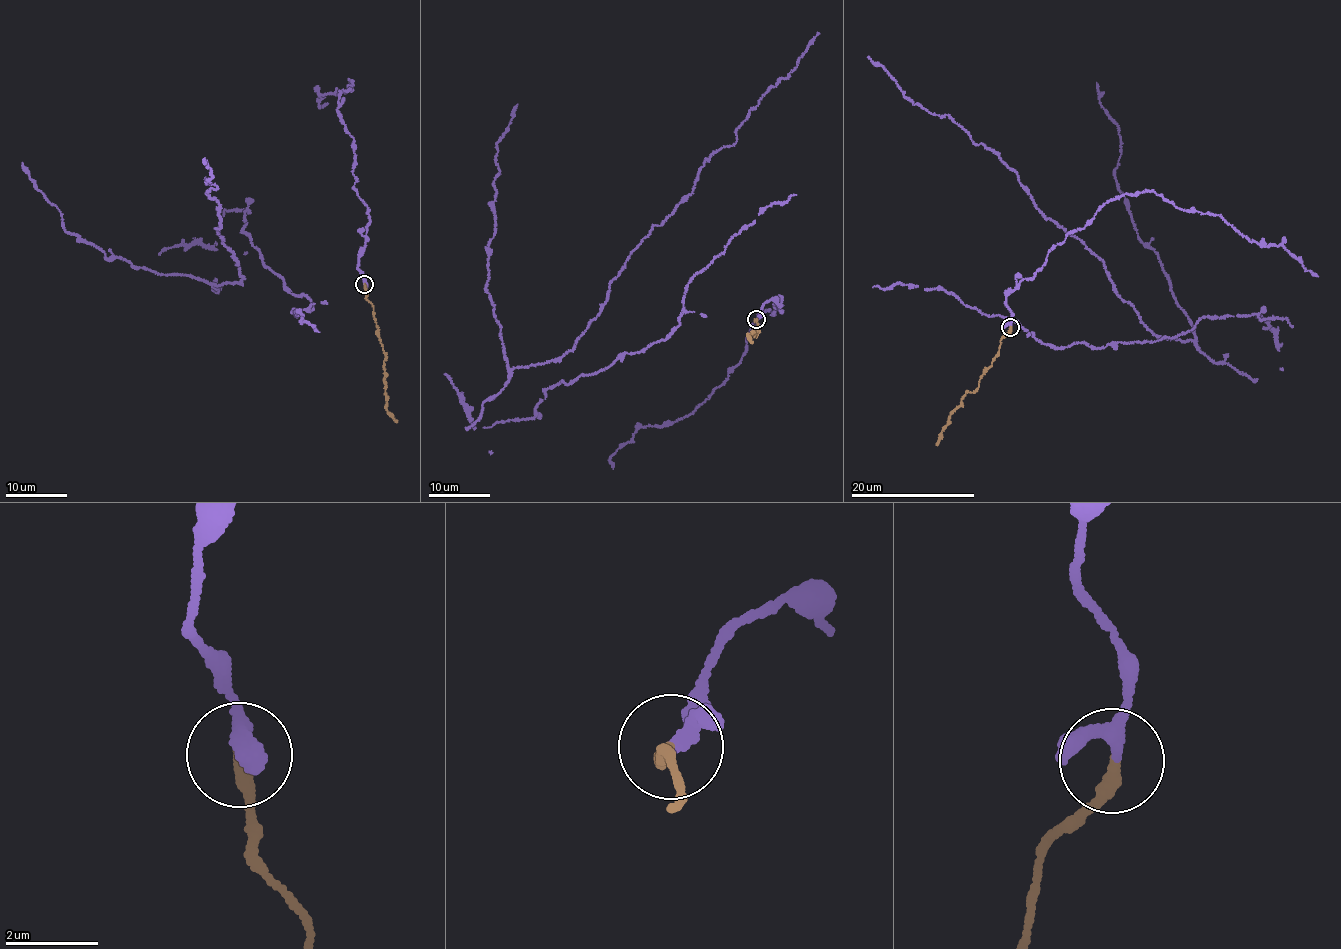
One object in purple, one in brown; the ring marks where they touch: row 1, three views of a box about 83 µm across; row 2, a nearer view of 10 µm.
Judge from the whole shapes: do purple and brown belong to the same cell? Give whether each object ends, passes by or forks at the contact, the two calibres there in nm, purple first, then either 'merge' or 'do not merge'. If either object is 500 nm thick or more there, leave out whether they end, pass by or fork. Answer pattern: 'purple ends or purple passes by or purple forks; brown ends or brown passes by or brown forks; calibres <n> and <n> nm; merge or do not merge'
purple passes by; brown ends; calibres 240 and 280 nm; merge

